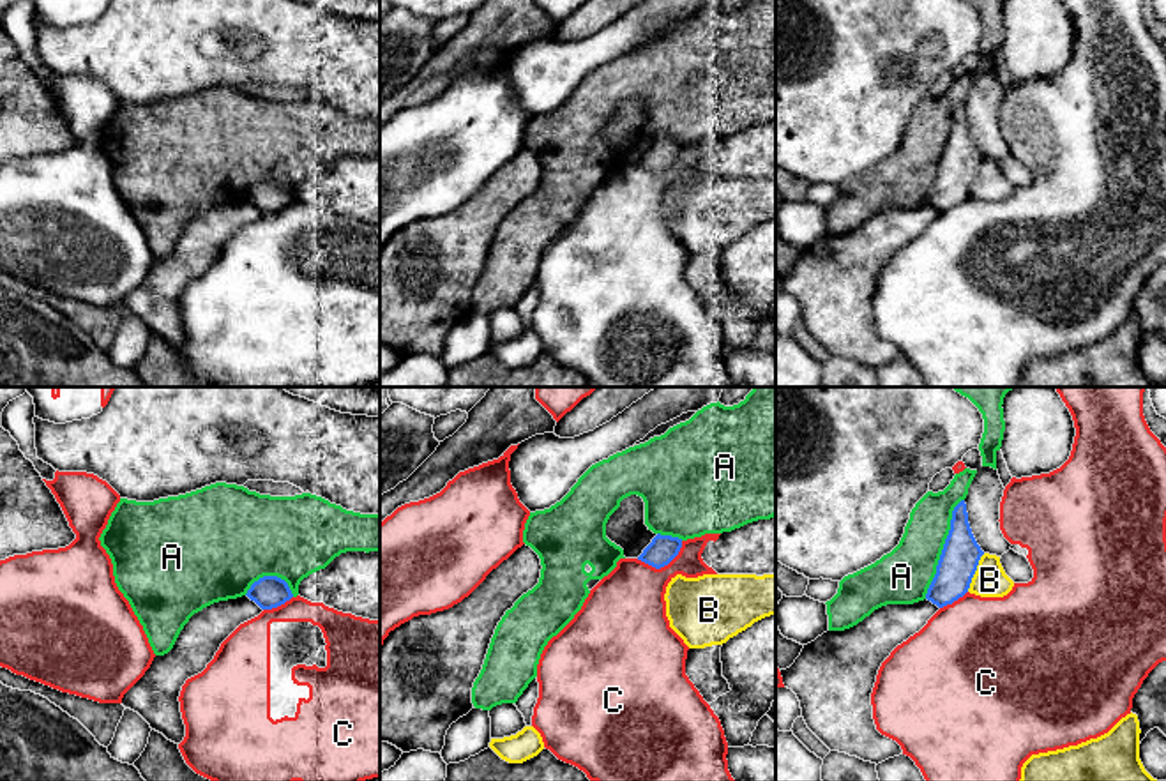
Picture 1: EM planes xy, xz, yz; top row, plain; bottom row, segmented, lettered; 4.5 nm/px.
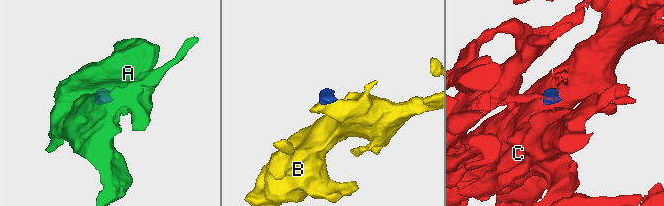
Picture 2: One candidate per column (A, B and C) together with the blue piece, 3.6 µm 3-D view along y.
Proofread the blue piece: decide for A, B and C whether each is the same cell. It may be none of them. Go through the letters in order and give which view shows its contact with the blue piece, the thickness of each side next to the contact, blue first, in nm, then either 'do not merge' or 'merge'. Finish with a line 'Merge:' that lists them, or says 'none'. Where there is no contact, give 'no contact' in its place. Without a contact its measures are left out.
A: yz | 180/260 nm | merge
B: yz | 180/160 nm | do not merge
C: xz | 130/340 nm | do not merge
Merge: A

